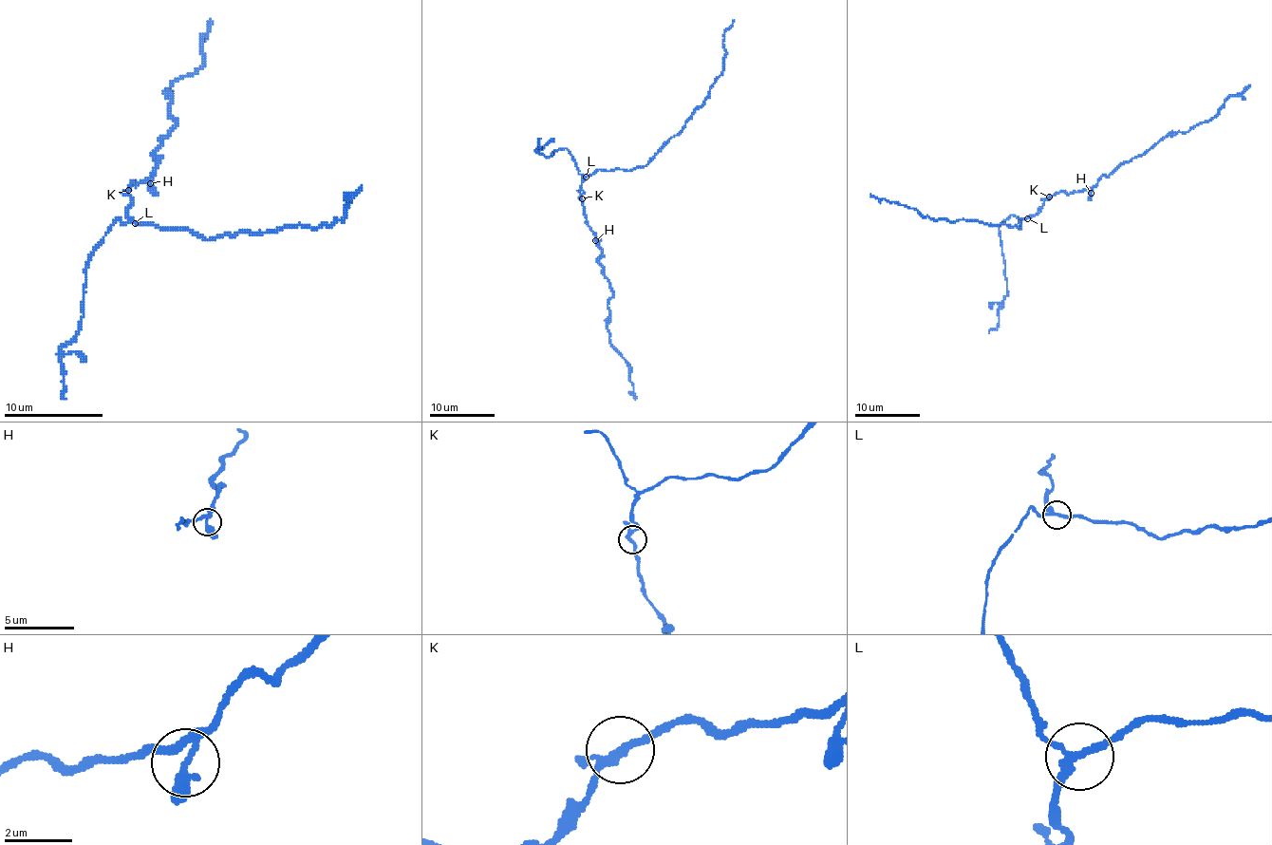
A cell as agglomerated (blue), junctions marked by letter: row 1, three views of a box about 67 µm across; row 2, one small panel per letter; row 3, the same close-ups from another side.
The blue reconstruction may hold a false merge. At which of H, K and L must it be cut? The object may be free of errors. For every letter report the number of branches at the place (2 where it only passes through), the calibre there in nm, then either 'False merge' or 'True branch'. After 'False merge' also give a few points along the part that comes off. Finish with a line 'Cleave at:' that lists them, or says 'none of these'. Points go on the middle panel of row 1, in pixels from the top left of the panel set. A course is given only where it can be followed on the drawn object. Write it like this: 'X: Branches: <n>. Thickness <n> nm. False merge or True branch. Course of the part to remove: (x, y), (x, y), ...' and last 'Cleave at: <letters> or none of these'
H: Branches: 3. Thickness 260 nm. True branch
K: Branches: 3. Thickness 200 nm. True branch
L: Branches: 3. Thickness 240 nm. True branch
Cleave at: none of these

